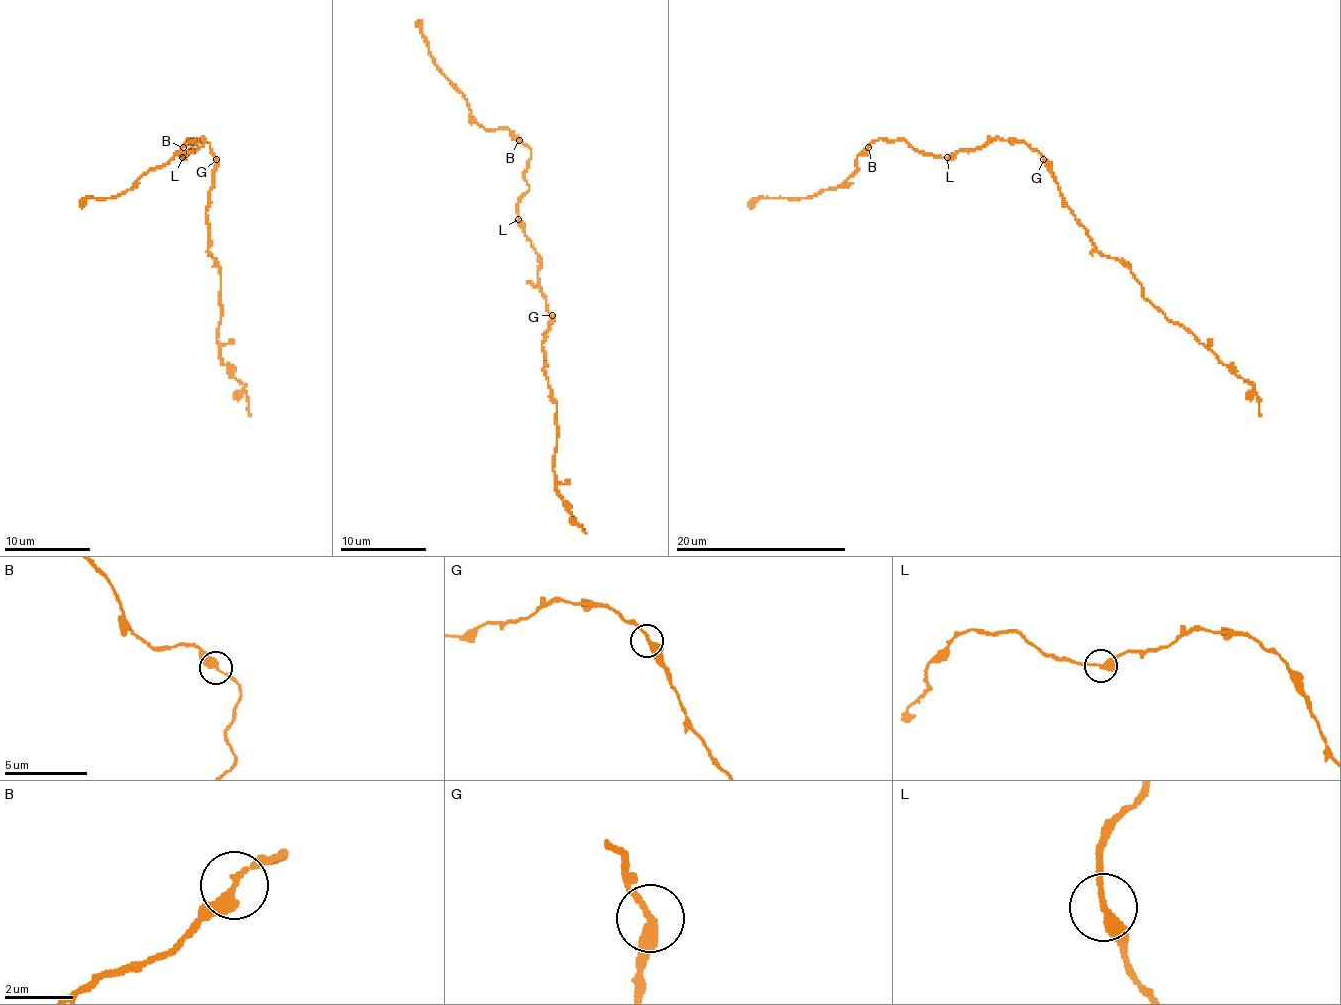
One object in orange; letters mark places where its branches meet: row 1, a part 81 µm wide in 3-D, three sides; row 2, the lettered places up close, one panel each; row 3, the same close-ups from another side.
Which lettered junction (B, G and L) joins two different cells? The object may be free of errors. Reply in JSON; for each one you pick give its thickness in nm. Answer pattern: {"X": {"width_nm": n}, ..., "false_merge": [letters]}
{"false_merge": []}

